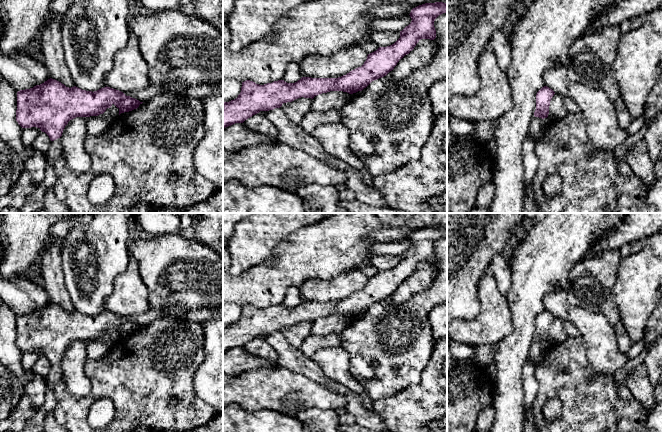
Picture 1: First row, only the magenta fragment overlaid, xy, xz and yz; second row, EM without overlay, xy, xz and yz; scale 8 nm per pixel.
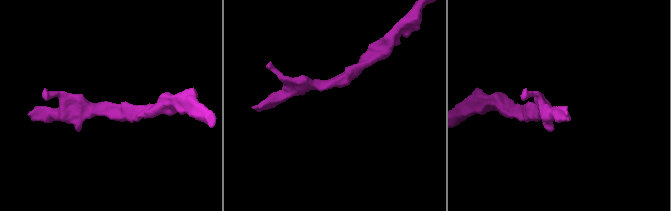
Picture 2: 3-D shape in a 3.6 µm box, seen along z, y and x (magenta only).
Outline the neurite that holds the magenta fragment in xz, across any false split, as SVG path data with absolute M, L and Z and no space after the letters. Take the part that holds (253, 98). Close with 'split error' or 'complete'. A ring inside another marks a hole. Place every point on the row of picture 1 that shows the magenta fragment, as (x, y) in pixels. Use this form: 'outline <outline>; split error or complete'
outline M425 3L410 12L411 23L400 31L400 38L392 45L379 47L368 54L366 61L346 75L338 78L302 77L295 83L284 80L264 85L246 80L242 82L238 97L223 102L223 128L235 123L243 123L260 111L280 108L283 103L304 97L315 96L330 91L343 91L349 94L362 91L372 81L386 76L400 59L409 54L421 39L434 40L435 19L447 12L447 3Z; complete

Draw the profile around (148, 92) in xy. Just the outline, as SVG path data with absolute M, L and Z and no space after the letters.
M149 83L143 89L133 91L133 92L125 92L124 94L126 96L130 96L132 98L137 99L140 102L146 102L151 98L153 98L155 95L160 94L163 88L164 87L162 85L153 85Z

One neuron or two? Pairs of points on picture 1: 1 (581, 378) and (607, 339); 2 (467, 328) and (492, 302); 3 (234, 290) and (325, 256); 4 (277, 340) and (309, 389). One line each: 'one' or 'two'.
1: two
2: one
3: one
4: two

